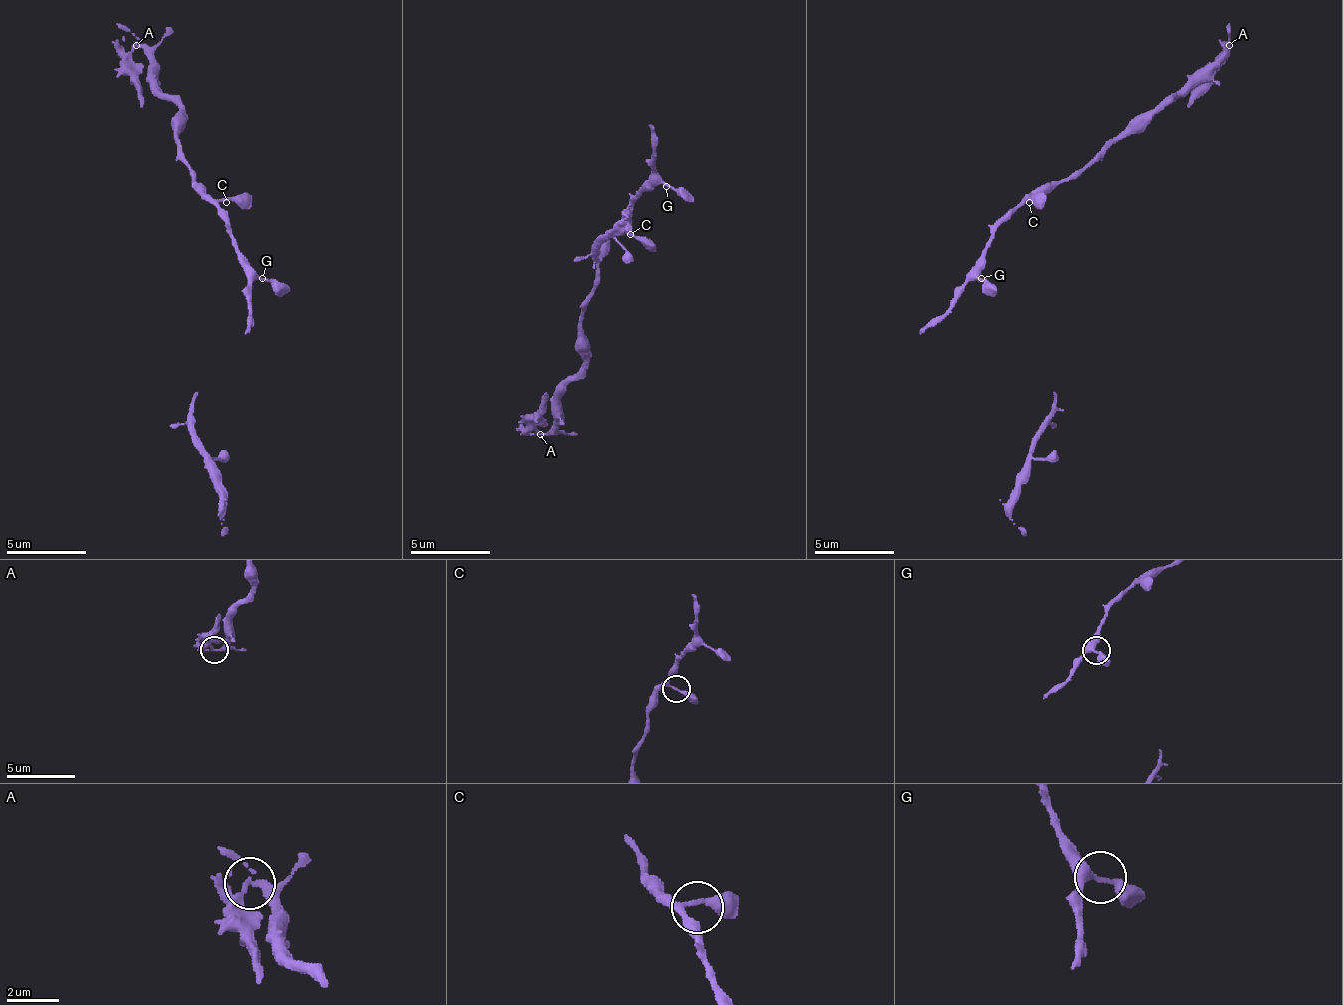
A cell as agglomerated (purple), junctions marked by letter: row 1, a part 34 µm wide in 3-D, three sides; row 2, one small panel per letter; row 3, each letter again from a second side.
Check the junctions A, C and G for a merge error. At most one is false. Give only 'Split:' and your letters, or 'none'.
Split: A

